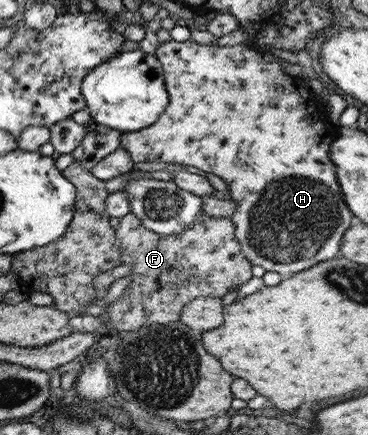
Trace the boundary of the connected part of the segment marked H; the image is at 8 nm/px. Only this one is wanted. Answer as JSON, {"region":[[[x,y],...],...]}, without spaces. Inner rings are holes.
{"region":[[[190,40],[186,42],[161,43],[155,48],[153,54],[161,66],[163,72],[163,83],[168,94],[167,104],[163,112],[149,126],[134,132],[121,133],[119,138],[119,149],[125,150],[132,162],[167,162],[167,164],[183,164],[183,166],[193,166],[197,170],[202,170],[213,176],[218,176],[225,182],[230,191],[228,198],[237,203],[235,212],[229,217],[234,224],[234,237],[240,246],[245,260],[253,266],[261,266],[265,271],[277,272],[281,276],[285,274],[295,274],[300,270],[305,270],[311,265],[321,261],[332,259],[339,255],[341,235],[351,222],[352,214],[345,204],[341,189],[335,178],[335,167],[328,157],[331,142],[342,131],[338,125],[330,126],[326,122],[326,111],[318,102],[317,96],[313,94],[307,82],[303,79],[285,75],[279,65],[277,56],[272,55],[269,50],[256,50],[249,48],[244,43],[239,46],[218,46],[217,44],[196,44]]]}

